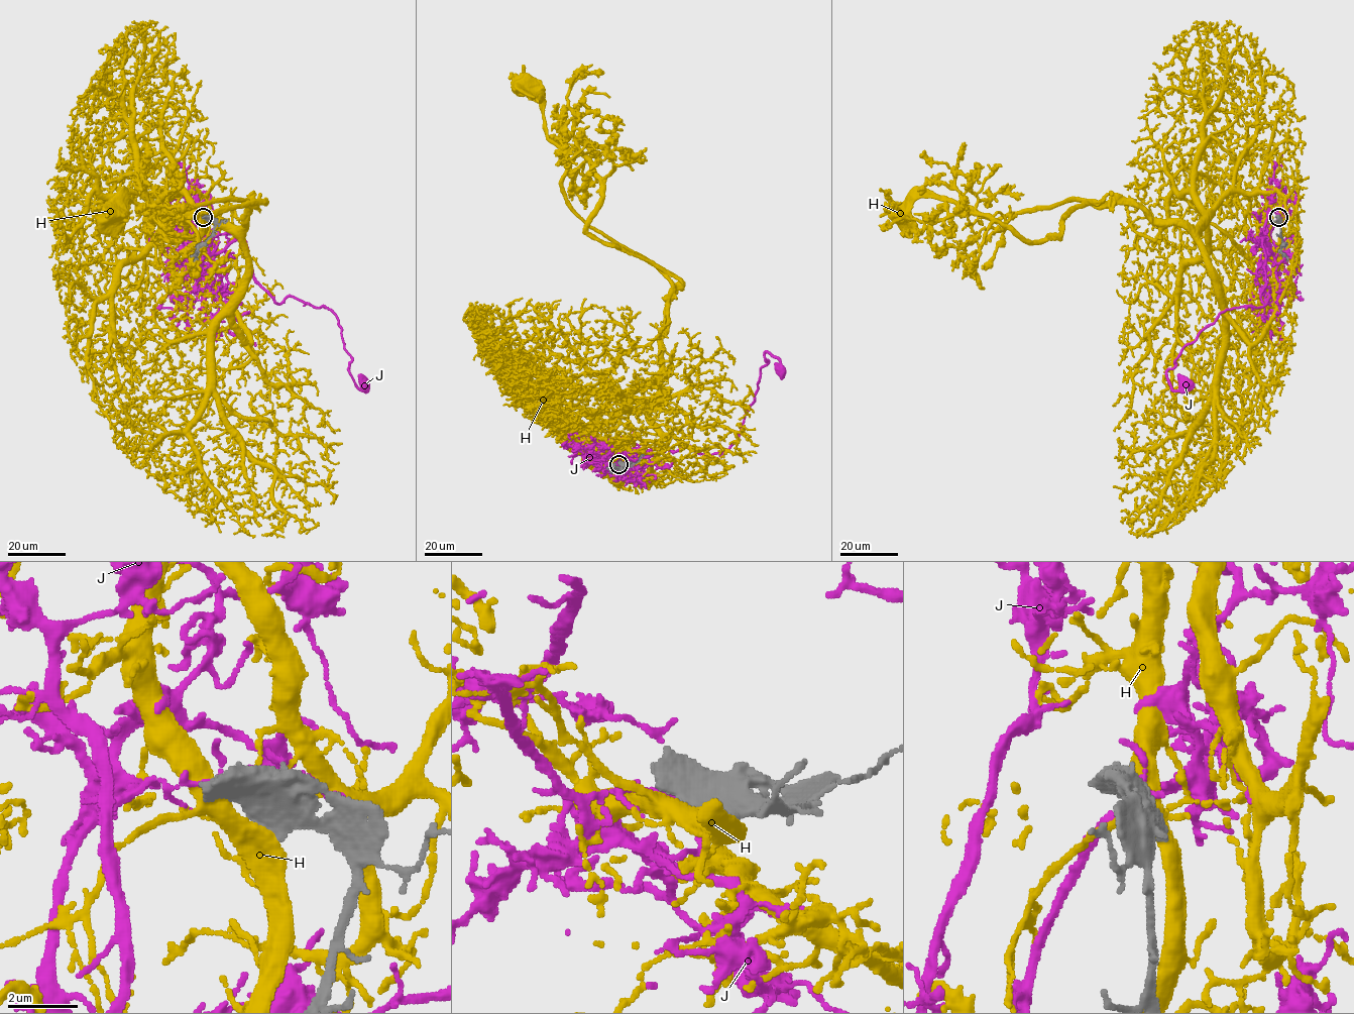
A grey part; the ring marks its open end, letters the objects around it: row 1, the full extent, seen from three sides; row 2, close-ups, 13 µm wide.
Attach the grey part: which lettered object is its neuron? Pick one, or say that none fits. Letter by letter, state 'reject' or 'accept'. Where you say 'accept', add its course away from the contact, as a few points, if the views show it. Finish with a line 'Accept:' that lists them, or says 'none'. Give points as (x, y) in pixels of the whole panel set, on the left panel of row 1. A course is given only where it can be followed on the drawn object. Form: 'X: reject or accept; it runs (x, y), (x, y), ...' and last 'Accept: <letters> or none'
H: reject
J: reject
Accept: none

